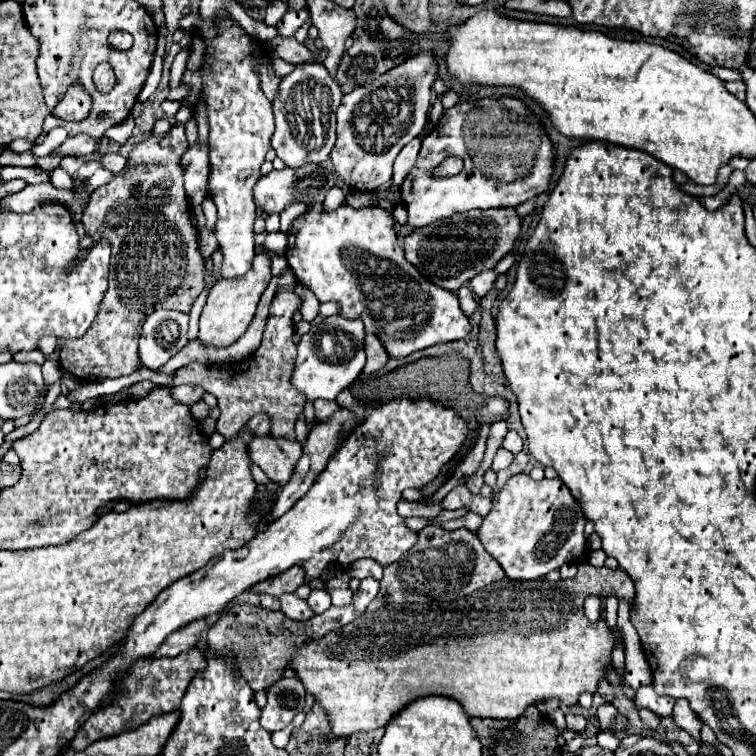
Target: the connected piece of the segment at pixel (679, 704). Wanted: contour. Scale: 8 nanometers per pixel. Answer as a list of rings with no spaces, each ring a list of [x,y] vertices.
[[[675,700],[675,706],[673,706],[673,714],[671,714],[671,718],[673,718],[673,722],[679,726],[679,728],[683,728],[685,732],[689,732],[697,742],[701,742],[701,734],[699,734],[699,730],[701,730],[701,726],[703,726],[703,722],[697,718],[697,714],[689,708],[689,702],[687,700]]]

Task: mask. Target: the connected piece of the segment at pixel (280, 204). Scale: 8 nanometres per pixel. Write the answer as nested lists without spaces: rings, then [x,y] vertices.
[[[305,164],[299,168],[283,168],[283,170],[273,170],[267,176],[261,176],[259,182],[255,184],[255,202],[257,202],[257,210],[259,212],[283,212],[283,208],[291,202],[305,202],[311,204],[313,200],[323,202],[327,192],[335,186],[335,174],[333,170],[327,170],[323,166],[313,166],[313,164]]]

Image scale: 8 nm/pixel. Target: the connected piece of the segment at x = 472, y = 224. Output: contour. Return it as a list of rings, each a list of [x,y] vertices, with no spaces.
[[[491,208],[471,210],[427,224],[427,228],[415,228],[405,236],[405,258],[433,284],[449,292],[457,292],[465,282],[483,270],[495,268],[495,264],[513,248],[521,232],[523,220],[515,208]]]

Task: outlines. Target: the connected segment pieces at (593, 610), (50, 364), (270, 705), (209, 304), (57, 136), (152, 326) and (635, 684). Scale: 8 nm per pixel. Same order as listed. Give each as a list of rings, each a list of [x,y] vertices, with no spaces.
[[[587,596],[587,600],[585,600],[585,616],[591,622],[595,622],[595,620],[601,618],[601,614],[603,614],[603,602],[597,596]]]
[[[45,360],[41,368],[43,368],[43,378],[45,378],[47,386],[51,386],[53,382],[57,382],[63,376],[63,370],[55,360]]]
[[[281,678],[267,690],[267,706],[261,714],[261,726],[269,732],[285,728],[295,714],[305,708],[307,692],[299,678]]]
[[[259,252],[259,254],[255,254],[253,266],[247,274],[243,274],[235,280],[219,280],[211,288],[207,302],[203,306],[203,312],[199,318],[199,340],[205,344],[213,344],[217,348],[225,348],[225,346],[231,346],[233,342],[237,342],[245,334],[249,322],[253,320],[259,298],[265,292],[271,278],[273,278],[271,256],[269,256],[269,252]]]
[[[59,126],[59,128],[53,128],[53,130],[45,136],[43,144],[39,144],[39,146],[35,146],[35,148],[33,148],[35,156],[37,156],[37,158],[41,158],[41,156],[45,156],[47,152],[51,152],[51,150],[59,148],[59,146],[65,142],[65,138],[67,138],[65,128],[61,128],[61,126]]]
[[[157,310],[145,324],[139,338],[141,364],[159,370],[187,344],[189,316],[179,310]]]
[[[619,608],[617,628],[621,630],[623,640],[625,640],[625,682],[627,686],[631,686],[633,690],[641,686],[649,686],[651,670],[641,650],[641,642],[635,632],[635,626],[629,620],[629,608]]]

